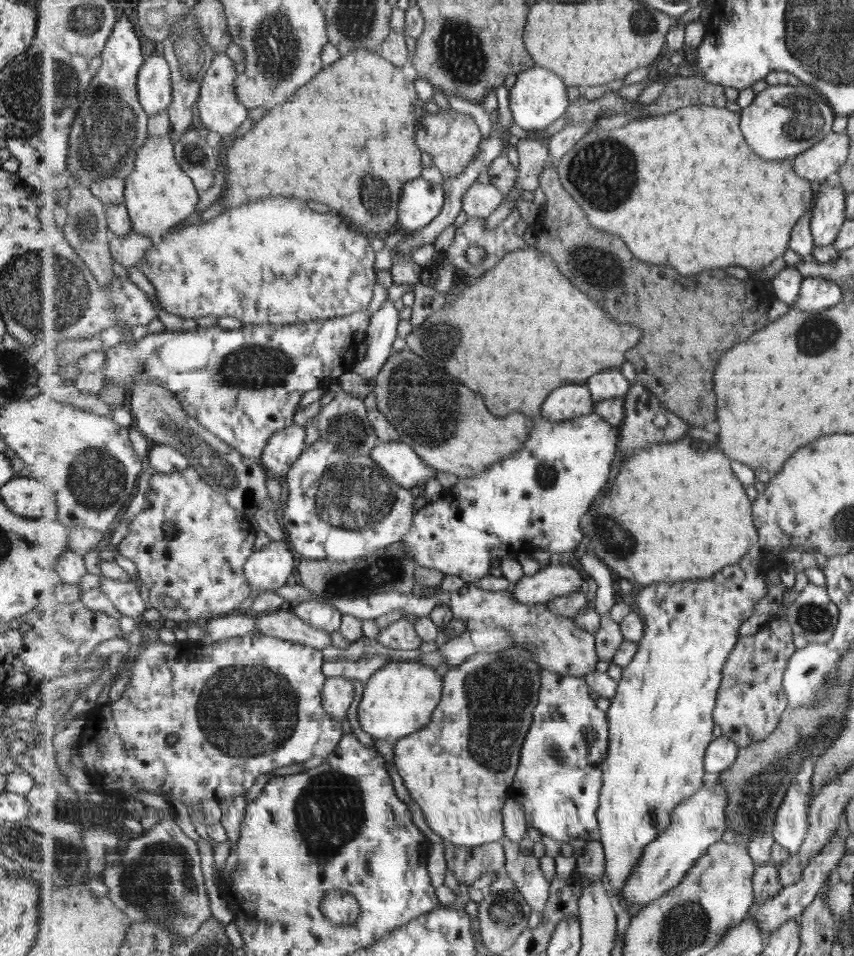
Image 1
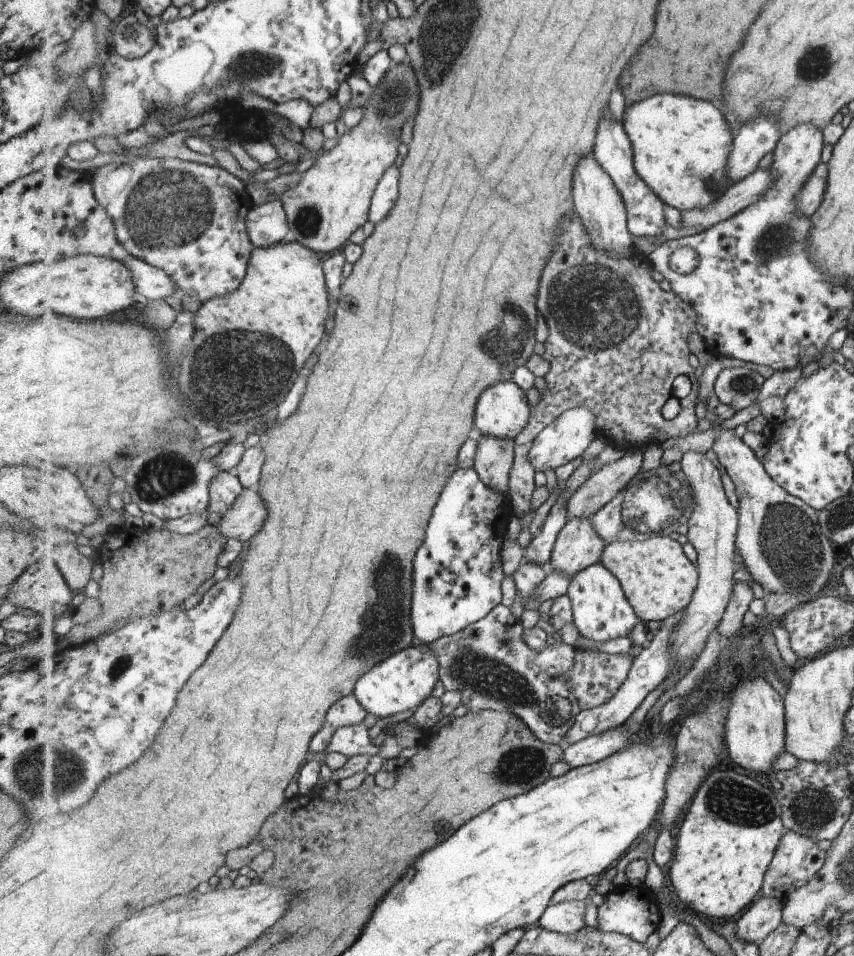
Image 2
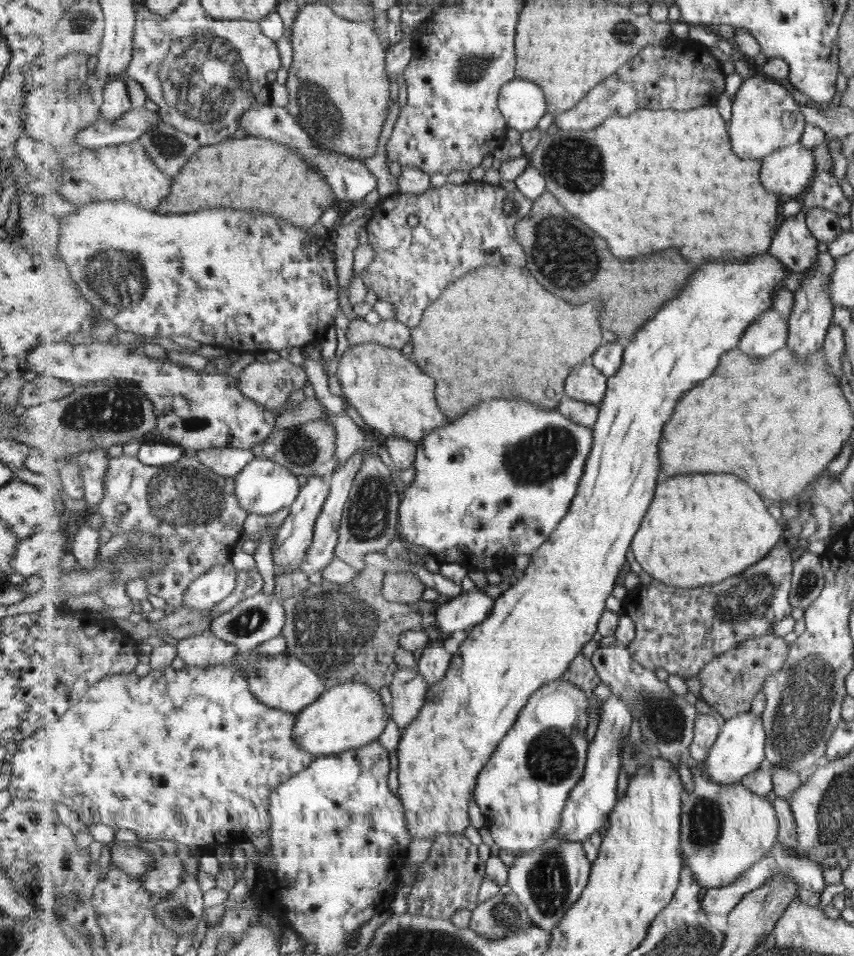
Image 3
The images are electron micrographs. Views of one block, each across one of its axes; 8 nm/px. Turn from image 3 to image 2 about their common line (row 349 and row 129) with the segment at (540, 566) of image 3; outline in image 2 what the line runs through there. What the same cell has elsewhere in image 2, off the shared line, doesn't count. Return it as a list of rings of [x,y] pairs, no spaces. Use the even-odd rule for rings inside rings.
[[[657,94],[626,107],[622,123],[633,147],[635,170],[665,204],[680,211],[707,208],[734,185],[727,174],[733,128],[711,99]]]

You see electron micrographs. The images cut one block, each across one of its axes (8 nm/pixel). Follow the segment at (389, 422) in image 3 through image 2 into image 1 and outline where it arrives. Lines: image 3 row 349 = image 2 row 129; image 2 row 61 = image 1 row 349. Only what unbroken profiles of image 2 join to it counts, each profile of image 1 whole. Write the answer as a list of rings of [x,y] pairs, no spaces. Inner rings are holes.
[[[407,348],[393,352],[375,381],[374,392],[379,409],[387,415],[400,440],[414,447],[419,457],[437,471],[456,475],[459,480],[477,477],[497,462],[521,452],[535,428],[535,418],[527,418],[523,414],[515,414],[511,418],[499,418],[491,414],[483,402],[483,396],[469,390],[455,376],[447,374],[443,368],[435,368],[434,363]]]

